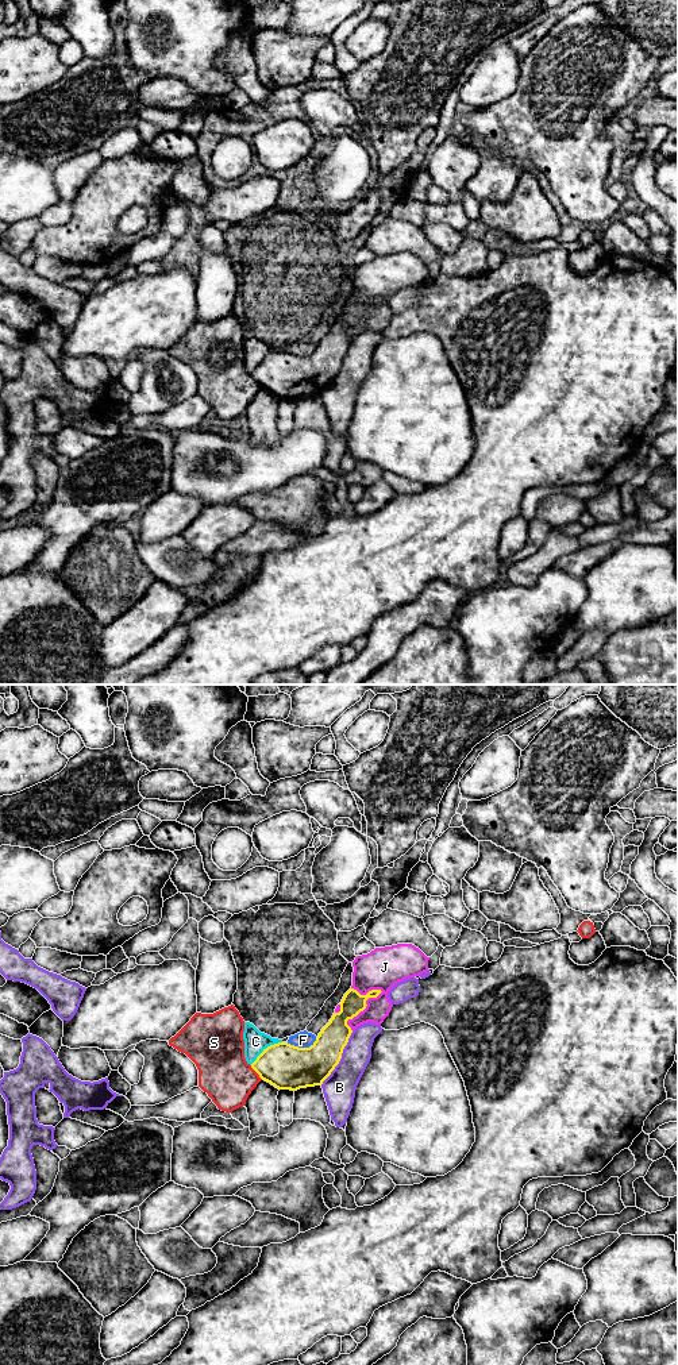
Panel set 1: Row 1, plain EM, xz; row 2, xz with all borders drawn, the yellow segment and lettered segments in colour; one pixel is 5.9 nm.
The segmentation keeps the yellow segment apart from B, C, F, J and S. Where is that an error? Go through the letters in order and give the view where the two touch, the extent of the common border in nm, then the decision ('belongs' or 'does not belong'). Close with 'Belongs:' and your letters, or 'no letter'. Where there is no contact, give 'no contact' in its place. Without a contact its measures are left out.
B: contact in xz; length 380 nm; does not belong
C: contact in xz; length 240 nm; does not belong
F: contact in xz; length 190 nm; does not belong
J: contact in xz; length 300 nm; does not belong
S: contact in xz; length 120 nm; does not belong
Belongs: no letter

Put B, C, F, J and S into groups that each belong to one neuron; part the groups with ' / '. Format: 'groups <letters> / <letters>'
groups B / C F / J / S

